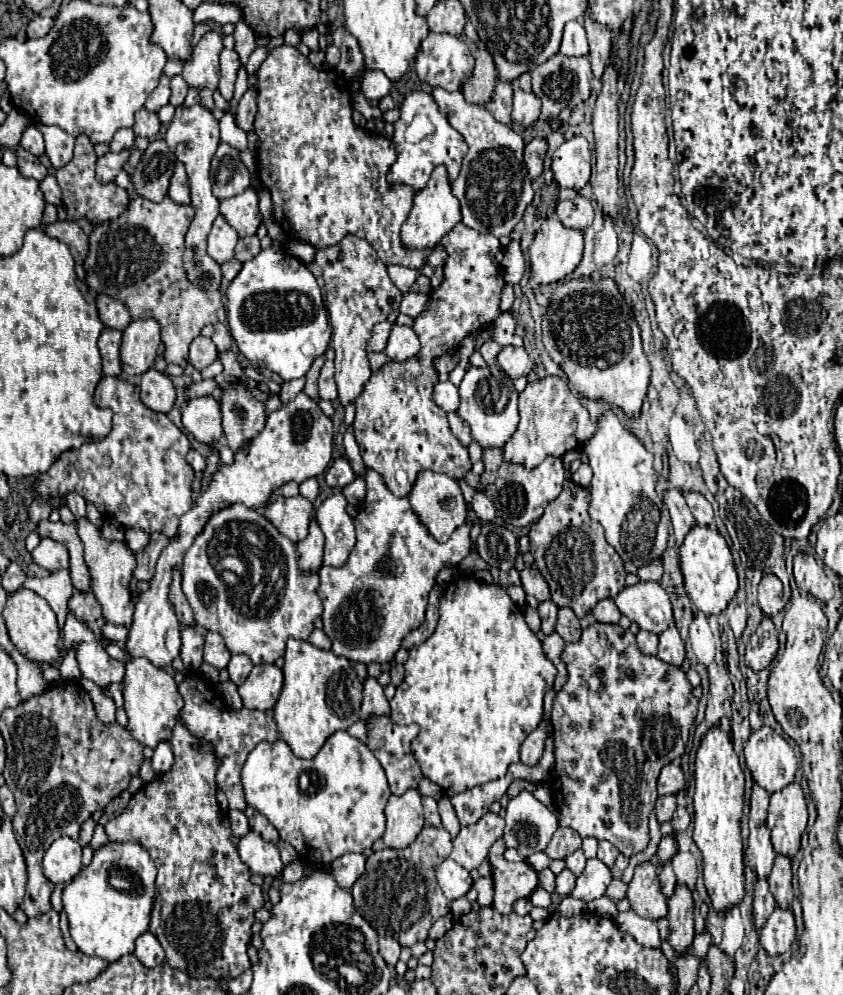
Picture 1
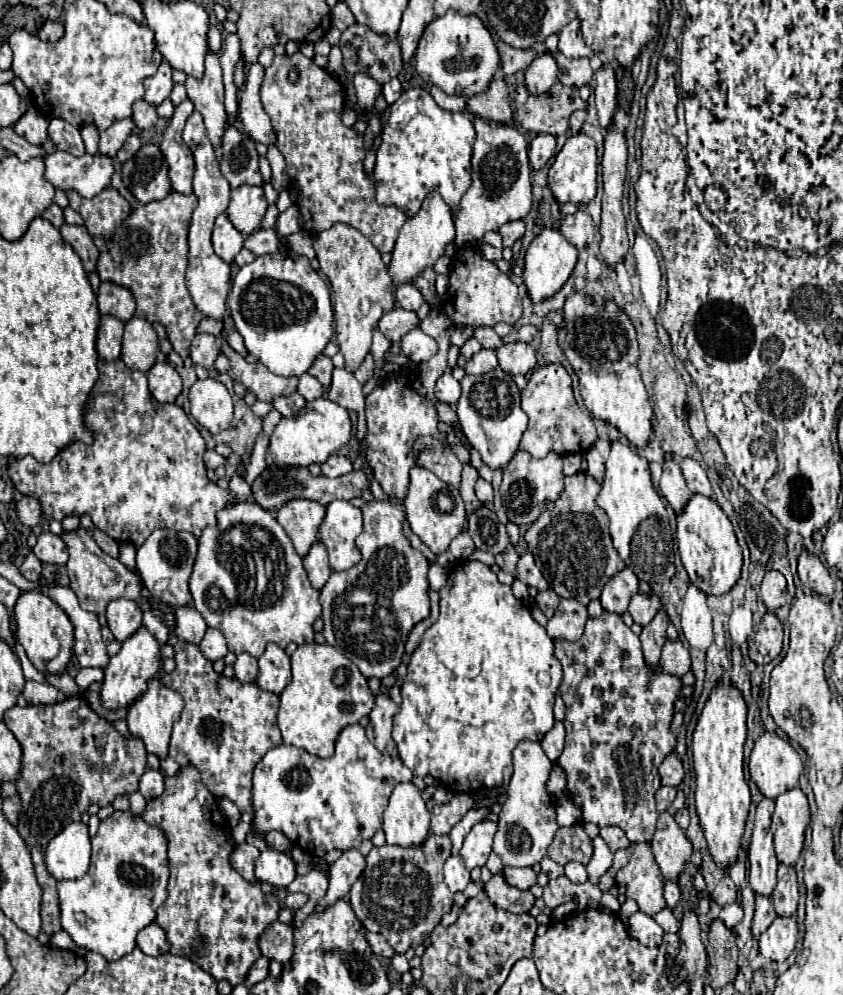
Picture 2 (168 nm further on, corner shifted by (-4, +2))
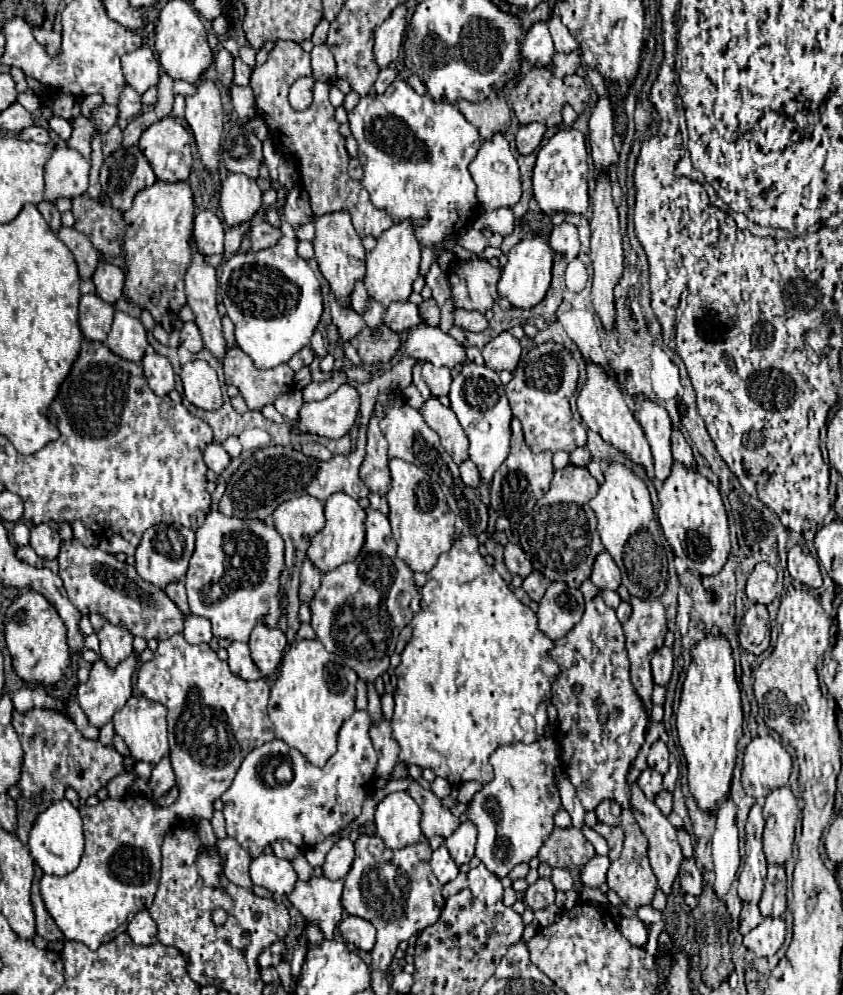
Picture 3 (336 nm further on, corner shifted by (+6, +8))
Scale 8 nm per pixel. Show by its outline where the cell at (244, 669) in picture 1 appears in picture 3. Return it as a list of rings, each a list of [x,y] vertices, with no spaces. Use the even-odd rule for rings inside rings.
[[[232,642],[228,648],[228,664],[234,674],[238,674],[244,680],[258,680],[262,678],[258,666],[252,662],[248,644],[244,642]]]

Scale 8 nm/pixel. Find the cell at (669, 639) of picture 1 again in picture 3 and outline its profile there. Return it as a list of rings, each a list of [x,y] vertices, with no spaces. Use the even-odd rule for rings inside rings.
[[[662,646],[654,652],[652,656],[652,680],[654,684],[660,684],[660,686],[666,686],[670,676],[672,676],[672,662],[674,662],[674,656],[672,656],[672,650],[668,646]]]

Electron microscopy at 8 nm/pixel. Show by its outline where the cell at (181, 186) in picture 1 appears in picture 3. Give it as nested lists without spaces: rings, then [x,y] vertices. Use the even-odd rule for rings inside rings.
[[[164,116],[148,126],[140,136],[138,148],[150,162],[158,180],[188,180],[192,168],[190,134],[174,116]]]

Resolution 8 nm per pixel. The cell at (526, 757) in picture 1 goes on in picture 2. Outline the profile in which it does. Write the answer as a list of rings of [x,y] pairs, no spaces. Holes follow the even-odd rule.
[[[522,740],[514,750],[514,774],[508,786],[508,800],[502,804],[498,832],[492,850],[502,858],[504,866],[534,866],[540,862],[558,830],[556,812],[546,794],[546,780],[552,762],[546,758],[538,740]]]

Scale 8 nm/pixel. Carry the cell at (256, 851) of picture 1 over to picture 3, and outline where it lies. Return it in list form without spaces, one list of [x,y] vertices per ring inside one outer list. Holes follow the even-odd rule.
[[[272,852],[252,860],[250,878],[256,886],[264,886],[274,894],[290,894],[298,880],[292,864],[284,858],[274,856]]]

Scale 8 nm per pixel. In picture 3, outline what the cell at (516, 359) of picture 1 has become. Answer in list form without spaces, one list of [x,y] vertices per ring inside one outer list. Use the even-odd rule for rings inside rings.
[[[502,332],[500,336],[496,336],[484,346],[482,356],[488,368],[496,372],[502,372],[502,370],[512,372],[518,366],[520,352],[522,352],[520,342],[510,332]]]

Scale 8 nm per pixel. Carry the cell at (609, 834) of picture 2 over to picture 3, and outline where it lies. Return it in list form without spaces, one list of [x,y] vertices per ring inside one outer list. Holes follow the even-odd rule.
[[[602,800],[596,806],[596,816],[598,820],[602,820],[604,824],[614,824],[618,826],[618,816],[620,816],[620,804],[616,800]]]

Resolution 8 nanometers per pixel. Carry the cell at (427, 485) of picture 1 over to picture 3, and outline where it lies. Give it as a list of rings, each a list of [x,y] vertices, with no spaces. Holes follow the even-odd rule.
[[[392,458],[390,464],[392,484],[386,494],[390,512],[388,520],[392,526],[392,536],[398,542],[398,558],[404,560],[412,572],[428,572],[442,552],[448,552],[454,544],[454,512],[450,512],[444,492],[438,482],[434,482],[416,464]]]

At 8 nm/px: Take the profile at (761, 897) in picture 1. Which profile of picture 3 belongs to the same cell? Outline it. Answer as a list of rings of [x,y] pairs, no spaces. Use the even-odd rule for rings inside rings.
[[[744,904],[740,914],[740,934],[748,934],[752,928],[756,928],[762,922],[762,914],[756,904]]]

